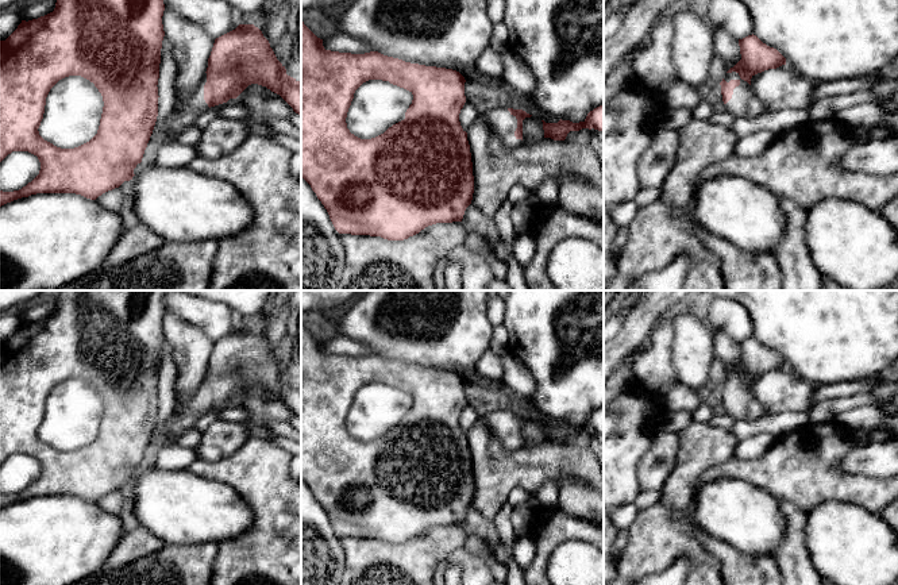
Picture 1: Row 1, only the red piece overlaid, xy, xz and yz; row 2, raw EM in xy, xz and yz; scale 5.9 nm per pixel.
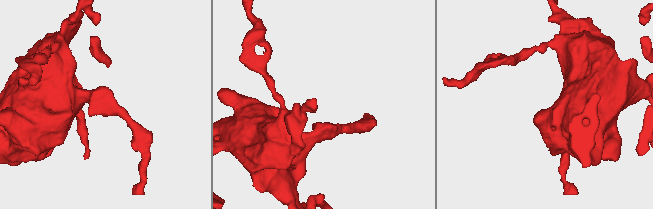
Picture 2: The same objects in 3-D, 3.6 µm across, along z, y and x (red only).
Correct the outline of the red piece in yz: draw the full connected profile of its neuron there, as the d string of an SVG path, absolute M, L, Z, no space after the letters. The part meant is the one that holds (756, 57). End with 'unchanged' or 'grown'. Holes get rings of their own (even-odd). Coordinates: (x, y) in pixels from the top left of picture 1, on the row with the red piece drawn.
M756 35L739 39L741 59L724 73L720 82L725 111L735 118L756 118L764 112L762 101L755 96L751 78L768 69L786 65L786 58L774 47L763 43Z; grown

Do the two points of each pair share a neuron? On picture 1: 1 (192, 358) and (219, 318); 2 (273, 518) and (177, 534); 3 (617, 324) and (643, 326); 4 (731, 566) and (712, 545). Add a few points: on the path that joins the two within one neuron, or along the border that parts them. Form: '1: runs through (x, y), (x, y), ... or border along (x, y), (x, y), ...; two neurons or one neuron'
1: border along (180, 318), (199, 327), (214, 342); two neurons
2: border along (238, 493), (251, 510), (253, 523), (226, 539); two neurons
3: border along (636, 304), (617, 334); two neurons
4: runs through (729, 561), (717, 549); one neuron

